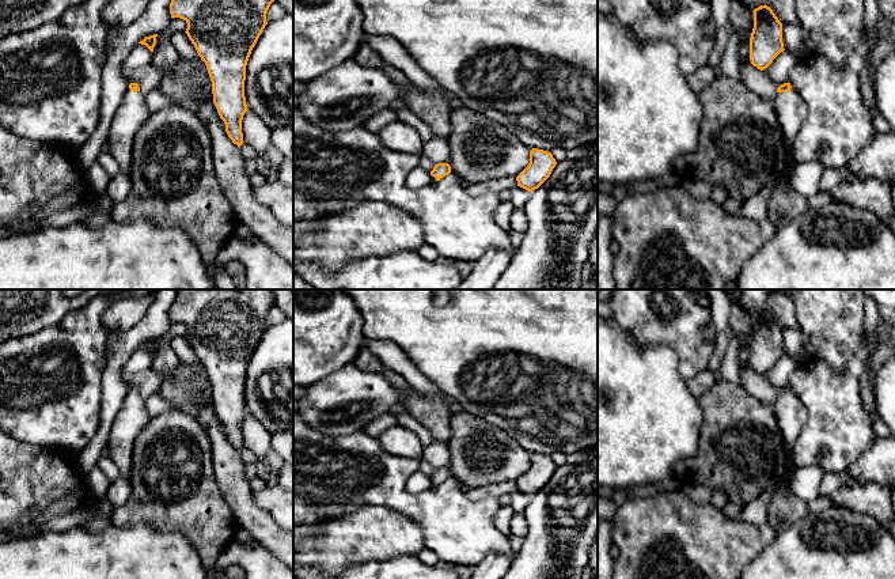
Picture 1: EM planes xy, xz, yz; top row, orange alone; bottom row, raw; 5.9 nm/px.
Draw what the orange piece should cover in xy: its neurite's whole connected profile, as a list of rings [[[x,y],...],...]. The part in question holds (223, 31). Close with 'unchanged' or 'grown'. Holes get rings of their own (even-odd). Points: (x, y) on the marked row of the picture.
[[[171,0],[171,18],[187,23],[186,34],[205,63],[213,103],[234,144],[243,141],[246,65],[274,0]]] | unchanged

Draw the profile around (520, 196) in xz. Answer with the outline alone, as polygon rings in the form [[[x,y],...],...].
[[[515,186],[513,189],[511,189],[511,193],[511,203],[513,204],[515,209],[523,209],[530,198],[530,192],[520,186]]]

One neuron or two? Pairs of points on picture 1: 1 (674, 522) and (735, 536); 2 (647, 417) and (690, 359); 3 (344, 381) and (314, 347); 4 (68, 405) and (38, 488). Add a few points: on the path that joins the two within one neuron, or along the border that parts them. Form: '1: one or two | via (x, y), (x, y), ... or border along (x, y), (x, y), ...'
1: one | via (689, 536), (720, 536)
2: two | border along (662, 345), (674, 351), (677, 370), (686, 382)
3: two | border along (352, 362), (308, 386)
4: two | border along (22, 441), (30, 445), (60, 446), (75, 453)

